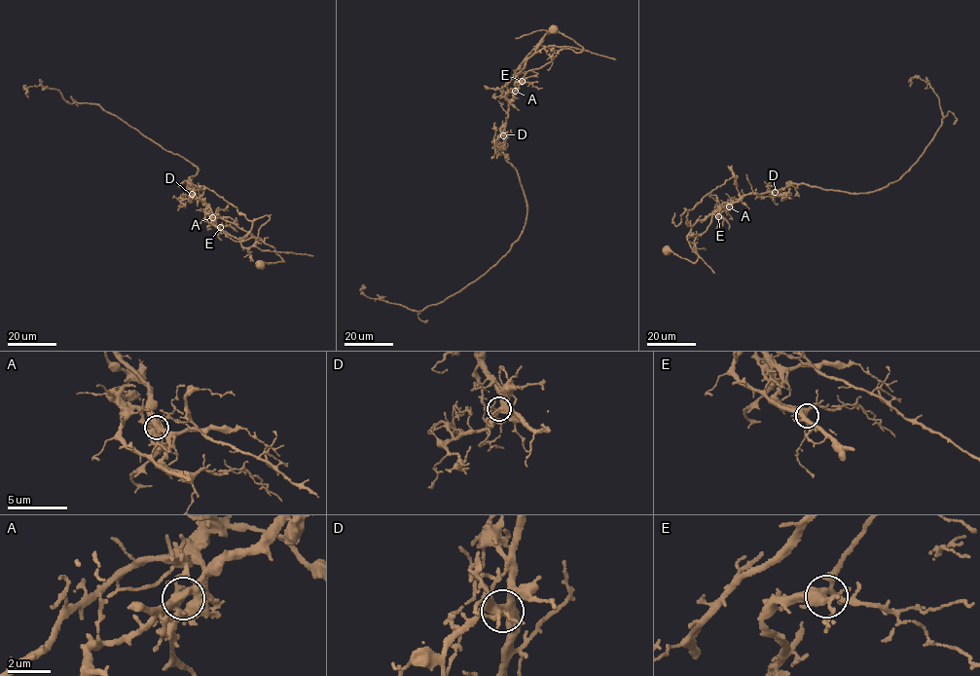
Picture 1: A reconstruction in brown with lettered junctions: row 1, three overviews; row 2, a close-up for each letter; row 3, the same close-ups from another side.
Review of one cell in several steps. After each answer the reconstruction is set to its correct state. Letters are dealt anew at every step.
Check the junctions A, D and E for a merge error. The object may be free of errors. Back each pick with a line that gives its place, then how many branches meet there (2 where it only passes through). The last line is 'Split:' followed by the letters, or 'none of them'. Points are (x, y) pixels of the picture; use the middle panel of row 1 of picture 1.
A: at (515, 91); 4 branches meet
Split: A

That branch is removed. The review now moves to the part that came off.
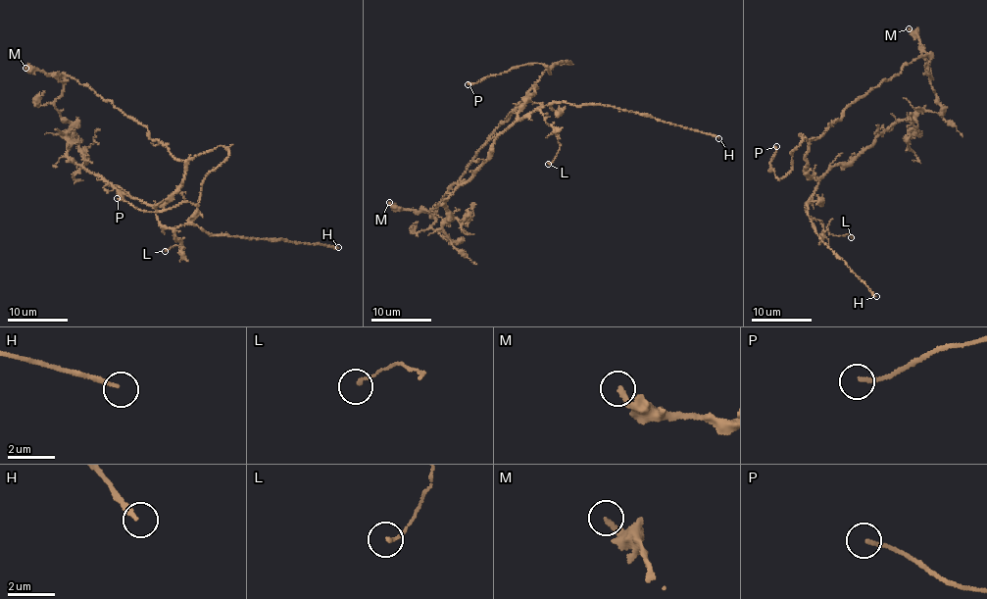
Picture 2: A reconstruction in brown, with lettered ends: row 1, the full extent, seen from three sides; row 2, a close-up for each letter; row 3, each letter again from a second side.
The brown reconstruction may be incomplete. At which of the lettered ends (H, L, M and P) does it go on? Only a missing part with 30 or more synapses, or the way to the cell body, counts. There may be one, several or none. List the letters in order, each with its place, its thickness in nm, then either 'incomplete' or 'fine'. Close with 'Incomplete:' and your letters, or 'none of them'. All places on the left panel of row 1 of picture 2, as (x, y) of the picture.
H: (338, 247) | 190 nm | fine
L: (165, 251) | 130 nm | fine
M: (25, 68) | 200 nm | fine
P: (117, 198) | 180 nm | incomplete
Incomplete: P

